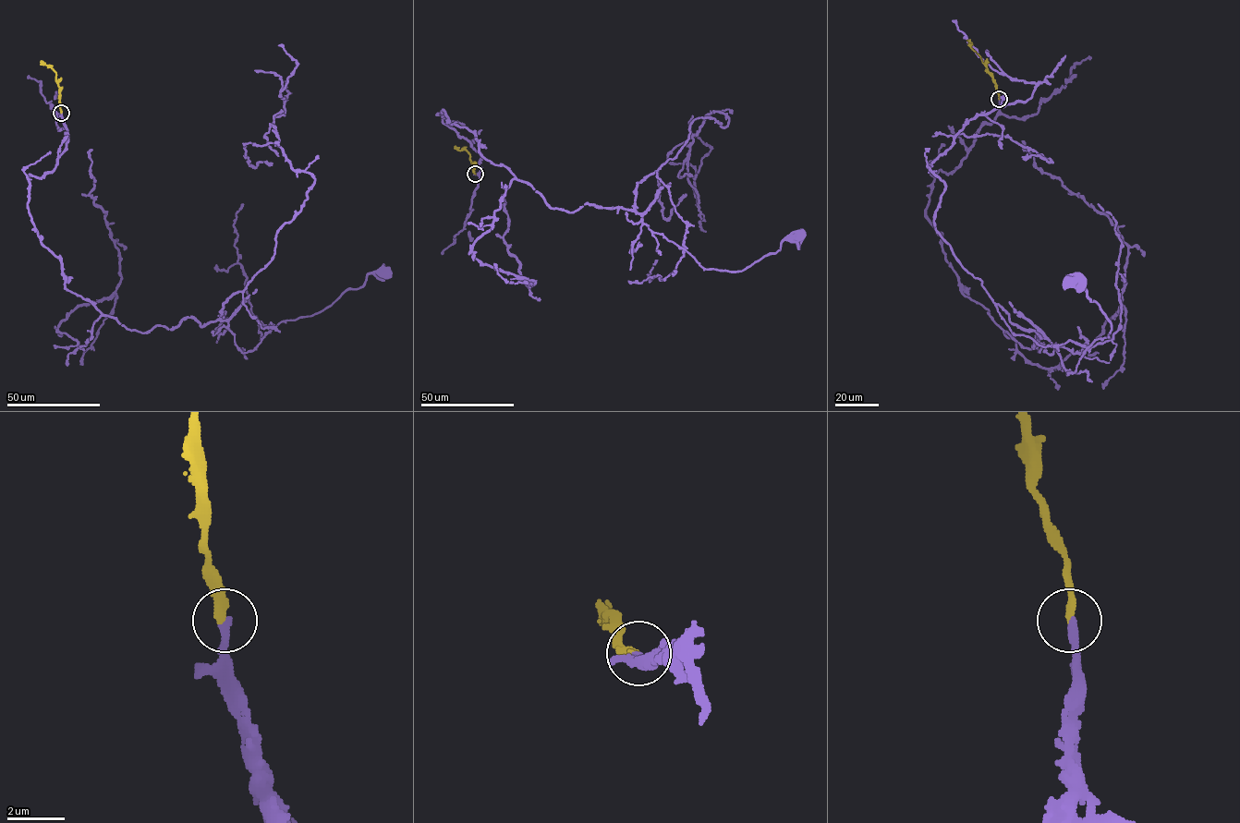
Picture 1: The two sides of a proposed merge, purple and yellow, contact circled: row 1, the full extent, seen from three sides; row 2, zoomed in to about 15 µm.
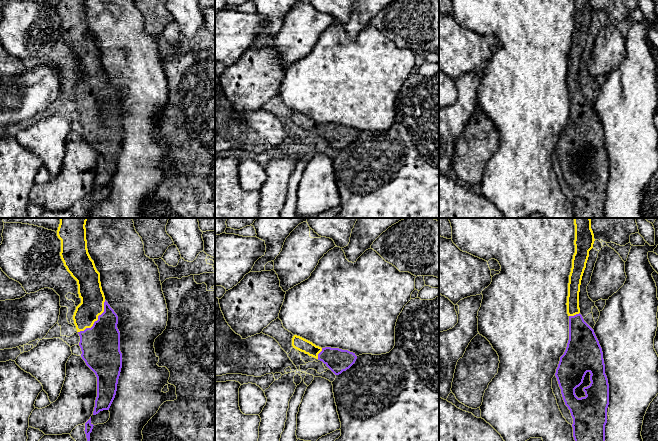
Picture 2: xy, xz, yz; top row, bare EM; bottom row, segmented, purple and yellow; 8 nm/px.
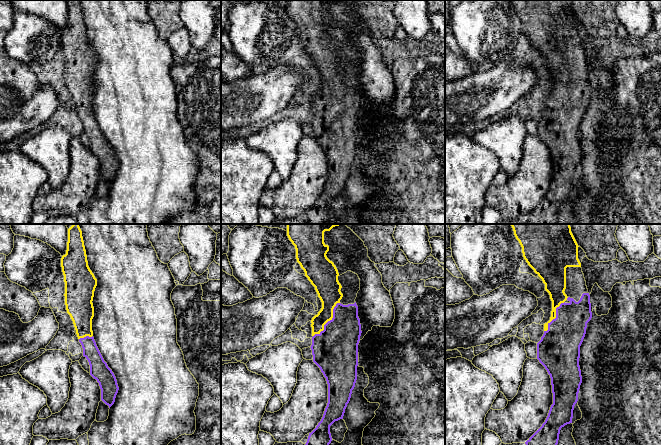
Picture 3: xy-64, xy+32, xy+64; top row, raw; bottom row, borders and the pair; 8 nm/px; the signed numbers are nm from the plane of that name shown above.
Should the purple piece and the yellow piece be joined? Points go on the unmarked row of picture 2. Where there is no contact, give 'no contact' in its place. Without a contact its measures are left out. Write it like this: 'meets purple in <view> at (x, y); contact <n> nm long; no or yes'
meets purple in xy at (97, 96); contact 340 nm long; yes

